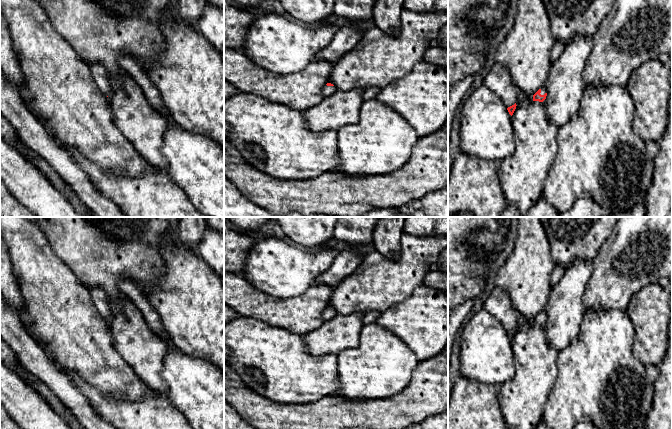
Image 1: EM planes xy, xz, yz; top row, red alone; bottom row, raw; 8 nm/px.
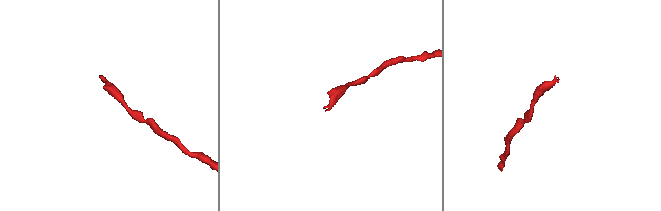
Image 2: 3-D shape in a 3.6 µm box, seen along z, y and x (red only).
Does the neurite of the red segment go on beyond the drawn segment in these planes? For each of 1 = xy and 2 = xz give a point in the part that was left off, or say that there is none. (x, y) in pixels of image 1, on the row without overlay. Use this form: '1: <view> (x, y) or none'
1: none
2: xz (327, 314)

